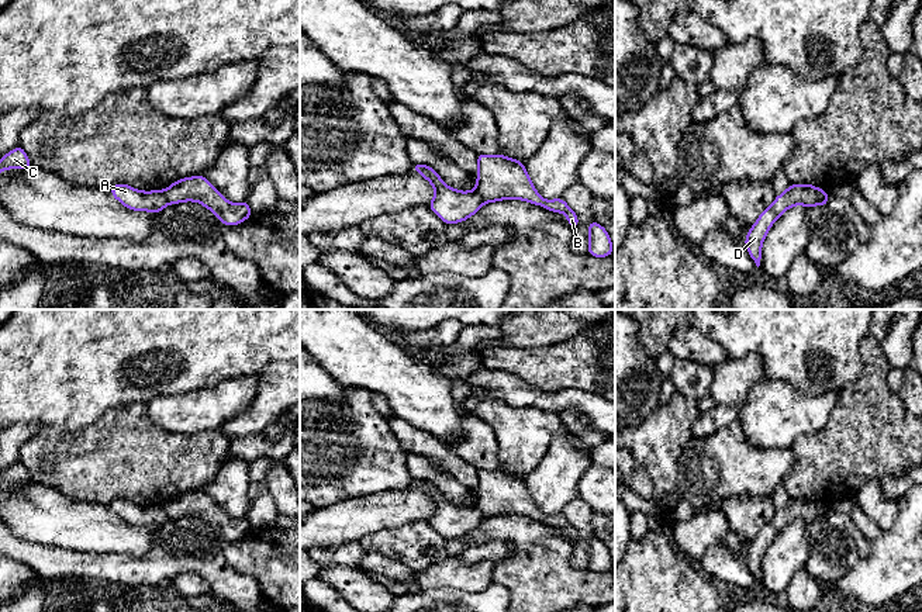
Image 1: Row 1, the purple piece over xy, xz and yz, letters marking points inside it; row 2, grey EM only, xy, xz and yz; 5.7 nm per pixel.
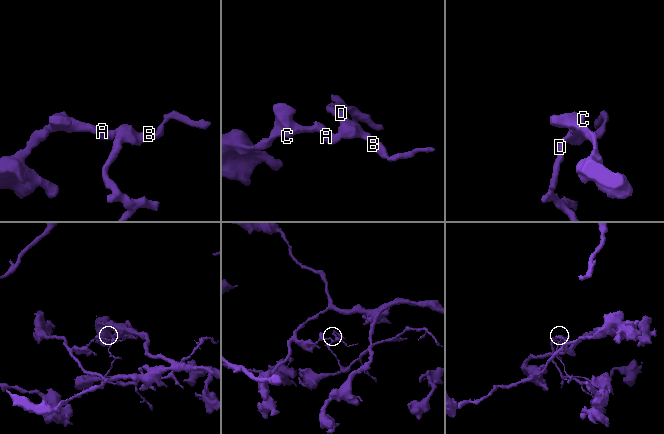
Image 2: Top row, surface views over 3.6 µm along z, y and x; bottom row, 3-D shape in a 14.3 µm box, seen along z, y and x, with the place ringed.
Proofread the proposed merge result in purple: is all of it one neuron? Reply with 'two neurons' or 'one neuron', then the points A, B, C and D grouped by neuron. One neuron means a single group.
two neurons; A C / B D

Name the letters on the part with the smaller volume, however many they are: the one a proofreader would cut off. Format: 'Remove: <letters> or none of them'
Remove: B, D

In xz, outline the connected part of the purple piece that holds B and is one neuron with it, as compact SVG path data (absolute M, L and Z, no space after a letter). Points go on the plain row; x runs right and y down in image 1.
M477 470L477 499L474 506L484 518L500 515L524 515L542 521L552 528L563 528L569 540L579 542L577 529L560 512L556 515L542 514L532 499L522 477L504 470Z

